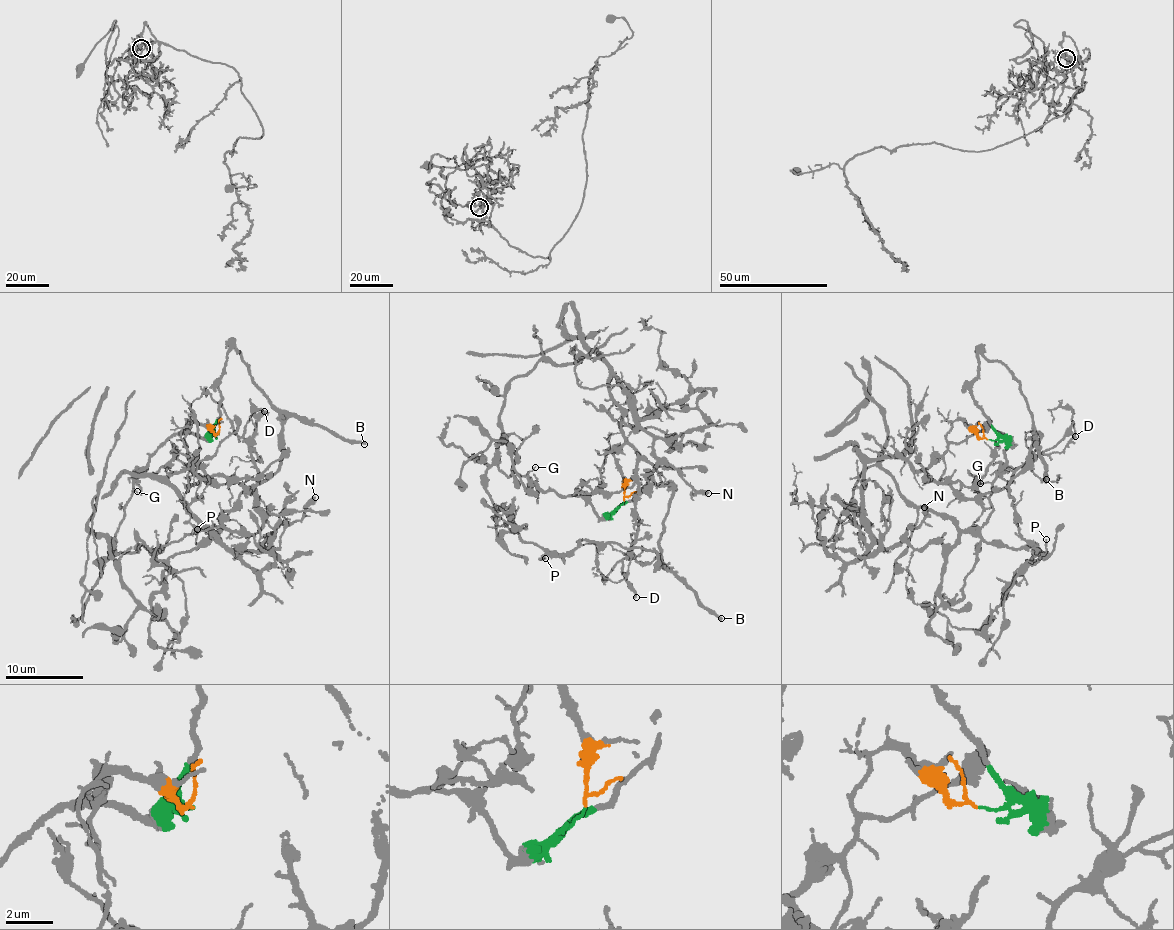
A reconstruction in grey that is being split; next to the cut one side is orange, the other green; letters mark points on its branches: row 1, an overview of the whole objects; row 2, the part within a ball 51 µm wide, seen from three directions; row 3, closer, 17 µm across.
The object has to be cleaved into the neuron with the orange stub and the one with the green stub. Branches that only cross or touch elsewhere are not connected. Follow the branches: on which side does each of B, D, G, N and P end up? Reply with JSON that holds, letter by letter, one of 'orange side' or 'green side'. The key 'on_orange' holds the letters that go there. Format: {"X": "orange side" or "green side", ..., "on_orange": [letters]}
{"B": "green side", "D": "orange side", "G": "green side", "N": "orange side", "P": "green side", "on_orange": ["D", "N"]}

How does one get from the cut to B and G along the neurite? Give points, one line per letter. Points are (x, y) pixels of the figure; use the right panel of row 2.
B: (988, 440), (997, 431), (976, 405), (972, 380), (981, 353), (1008, 370), (1025, 400), (1046, 479)
G: (988, 440), (1002, 439), (1012, 443), (1004, 435), (1008, 447), (1005, 466), (988, 483), (980, 483)

